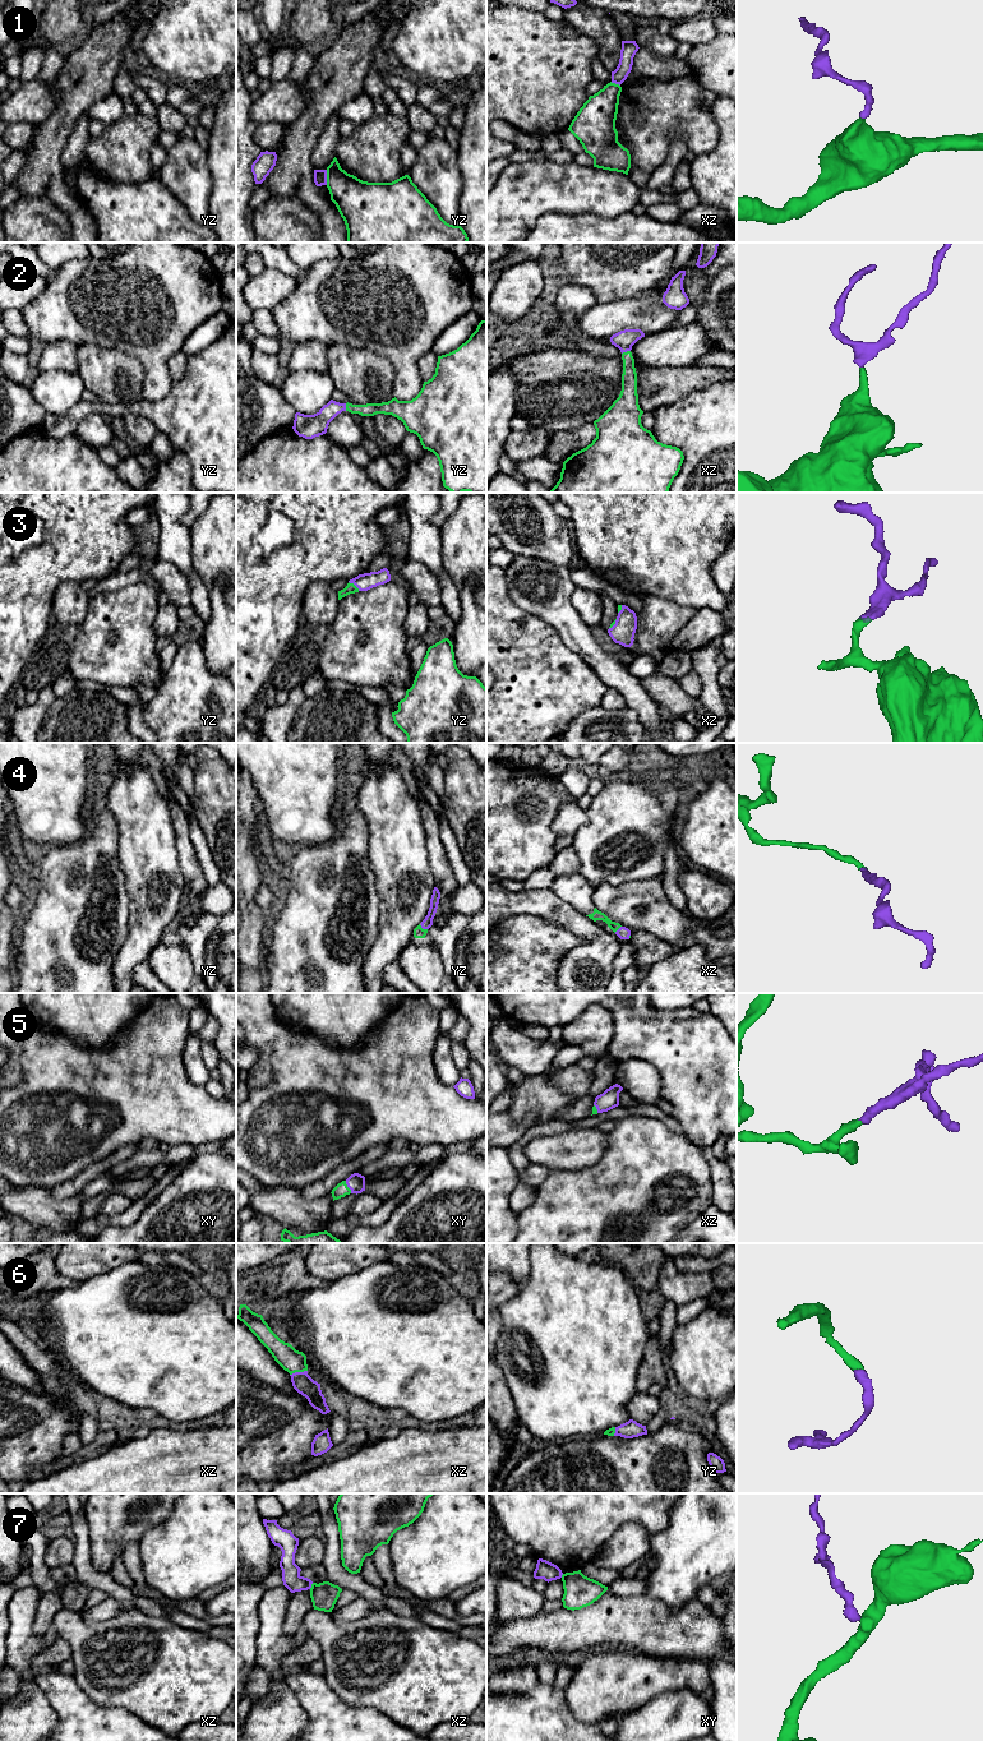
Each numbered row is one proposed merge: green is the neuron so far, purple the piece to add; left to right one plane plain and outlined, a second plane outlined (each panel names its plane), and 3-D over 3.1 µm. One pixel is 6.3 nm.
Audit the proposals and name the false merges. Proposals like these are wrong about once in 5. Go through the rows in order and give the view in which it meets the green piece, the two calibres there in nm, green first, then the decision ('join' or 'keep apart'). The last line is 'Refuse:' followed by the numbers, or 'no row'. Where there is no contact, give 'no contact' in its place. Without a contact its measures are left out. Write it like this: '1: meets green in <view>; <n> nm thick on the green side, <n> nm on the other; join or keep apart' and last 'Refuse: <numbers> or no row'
1: meets green in yz; 280 nm thick on the green side, 80 nm on the other; keep apart
2: meets green in xz; 100 nm thick on the green side, 120 nm on the other; join
3: meets green in yz; 60 nm thick on the green side, 110 nm on the other; join
4: meets green in yz; 70 nm thick on the green side, 70 nm on the other; join
5: meets green in xy; 90 nm thick on the green side, 110 nm on the other; join
6: meets green in xz; 150 nm thick on the green side, 120 nm on the other; join
7: meets green in xz; 160 nm thick on the green side, 120 nm on the other; keep apart
Refuse: 1, 7

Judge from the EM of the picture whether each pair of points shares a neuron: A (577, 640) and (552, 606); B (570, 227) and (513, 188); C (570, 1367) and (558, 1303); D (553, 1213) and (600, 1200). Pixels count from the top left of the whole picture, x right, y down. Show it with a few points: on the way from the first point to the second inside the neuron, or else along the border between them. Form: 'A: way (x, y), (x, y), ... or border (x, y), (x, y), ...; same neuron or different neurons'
A: way (575, 632), (559, 614); same neuron
B: border (578, 213), (547, 212), (538, 218), (531, 229); different neurons
C: way (567, 1352), (567, 1319); same neuron
D: way (564, 1213), (589, 1211); same neuron

